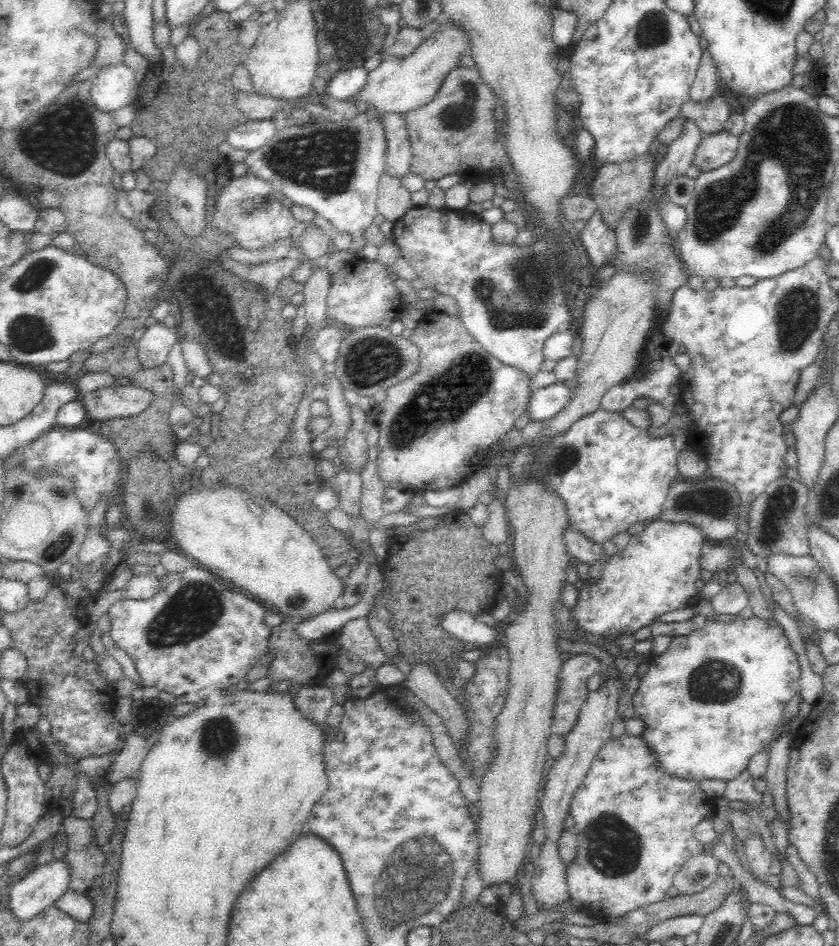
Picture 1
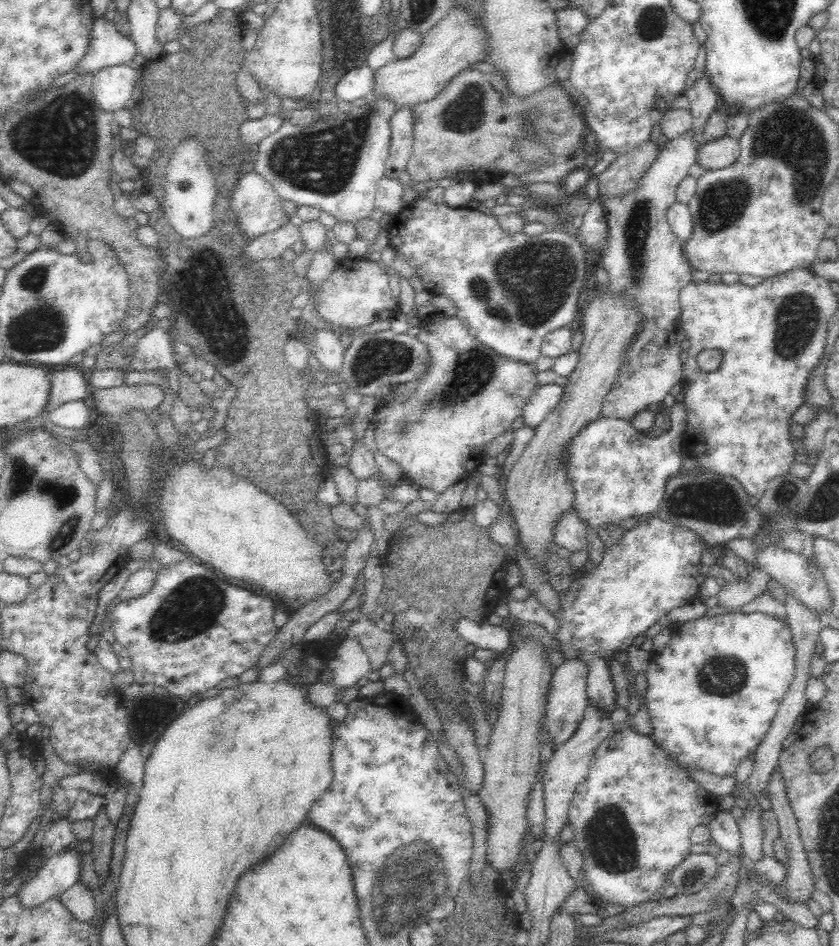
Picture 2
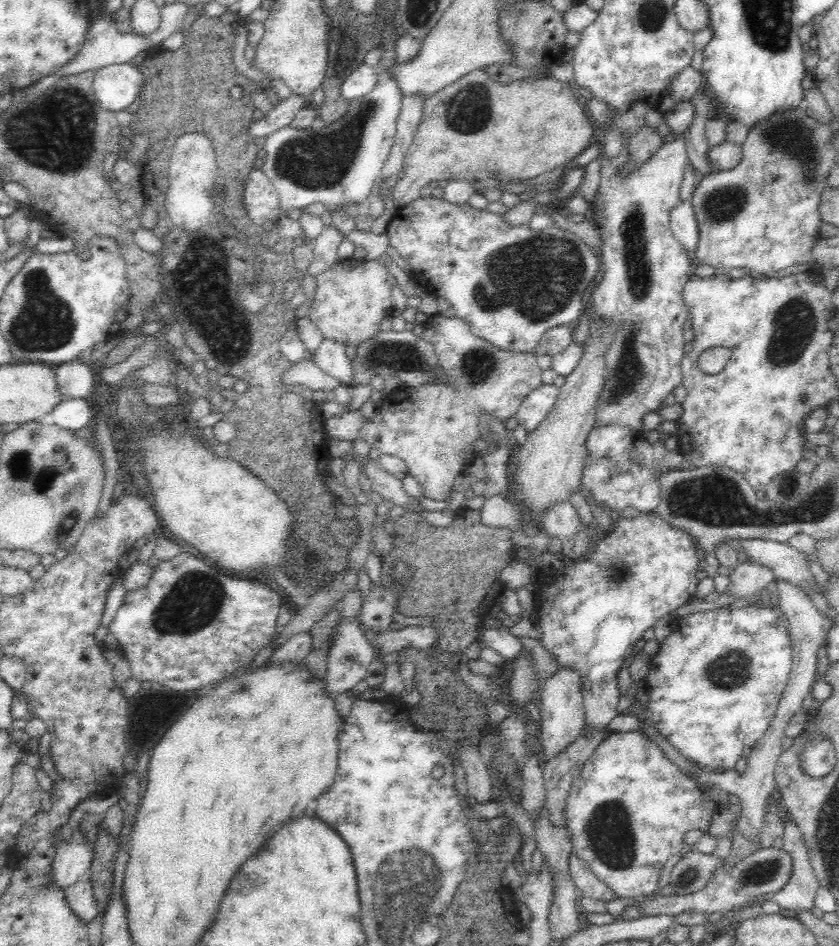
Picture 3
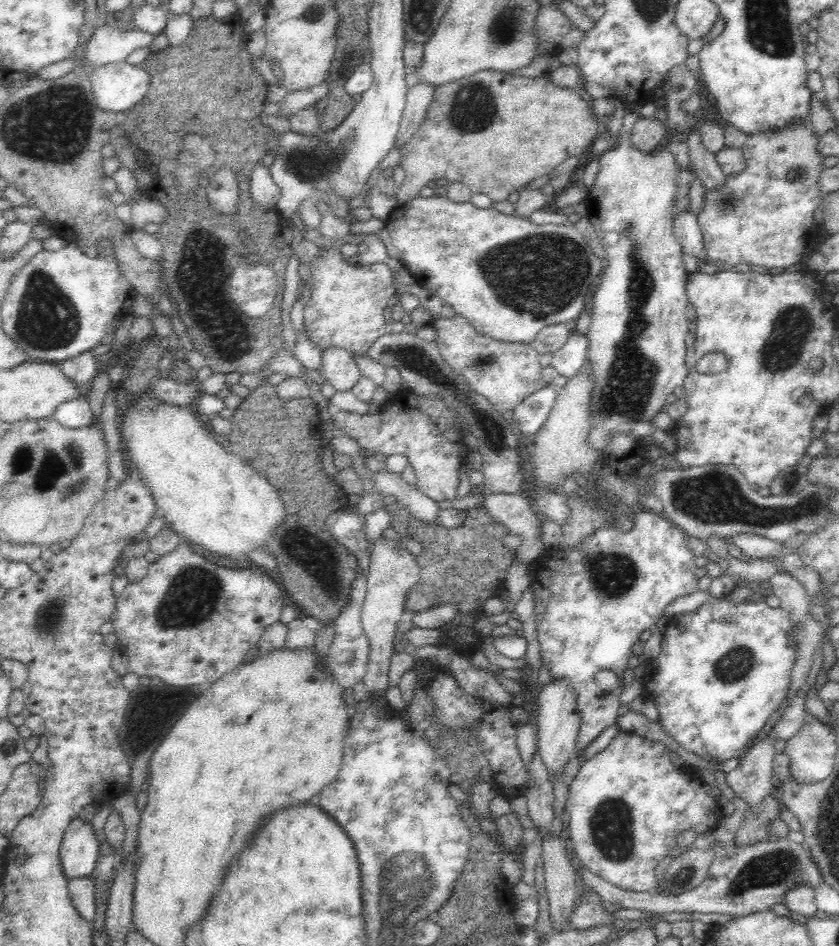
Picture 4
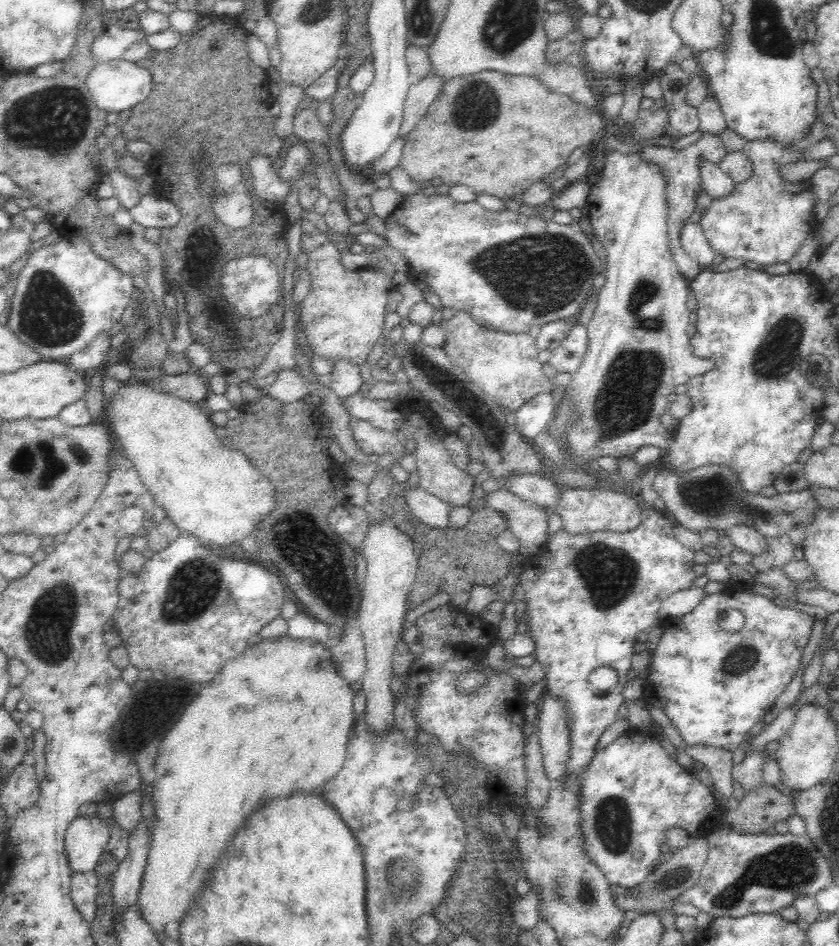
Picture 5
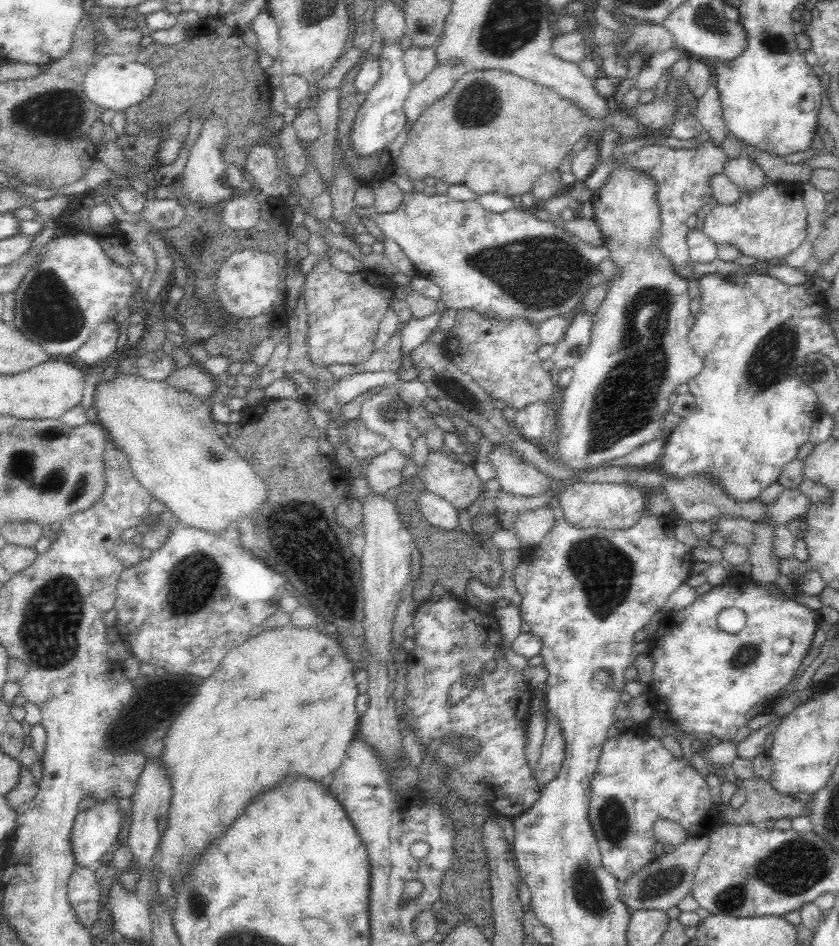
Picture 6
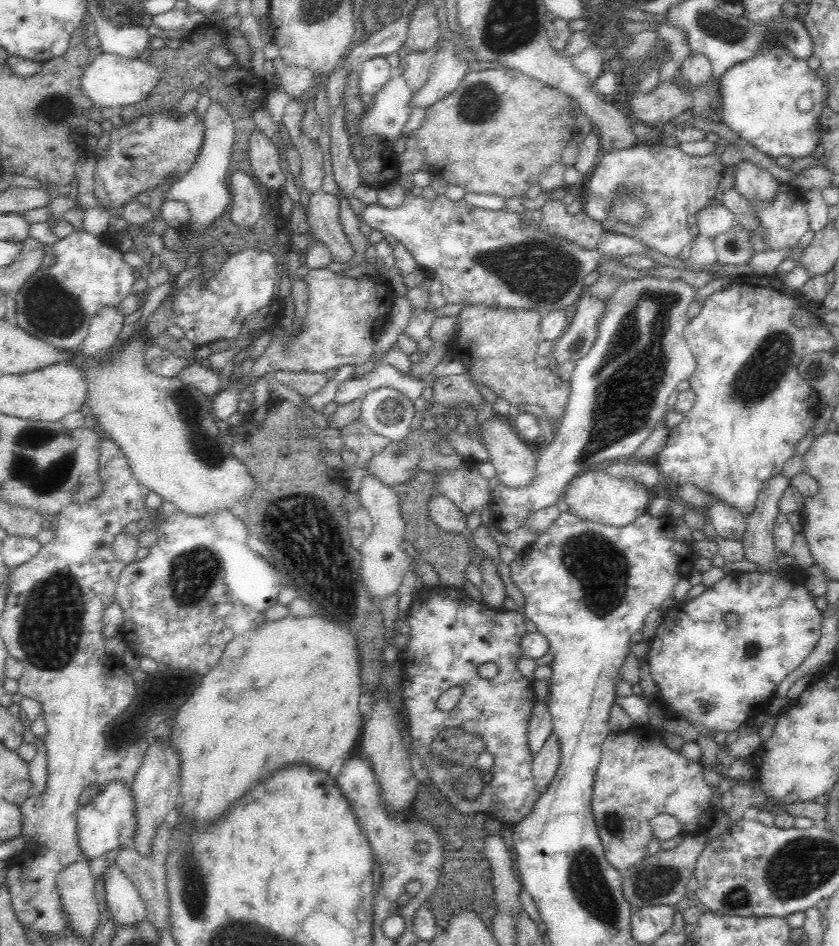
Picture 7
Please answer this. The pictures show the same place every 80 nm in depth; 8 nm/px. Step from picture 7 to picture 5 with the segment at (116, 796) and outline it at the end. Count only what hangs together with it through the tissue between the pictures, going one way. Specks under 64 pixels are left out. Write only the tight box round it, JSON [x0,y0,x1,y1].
[64,814,109,874]

